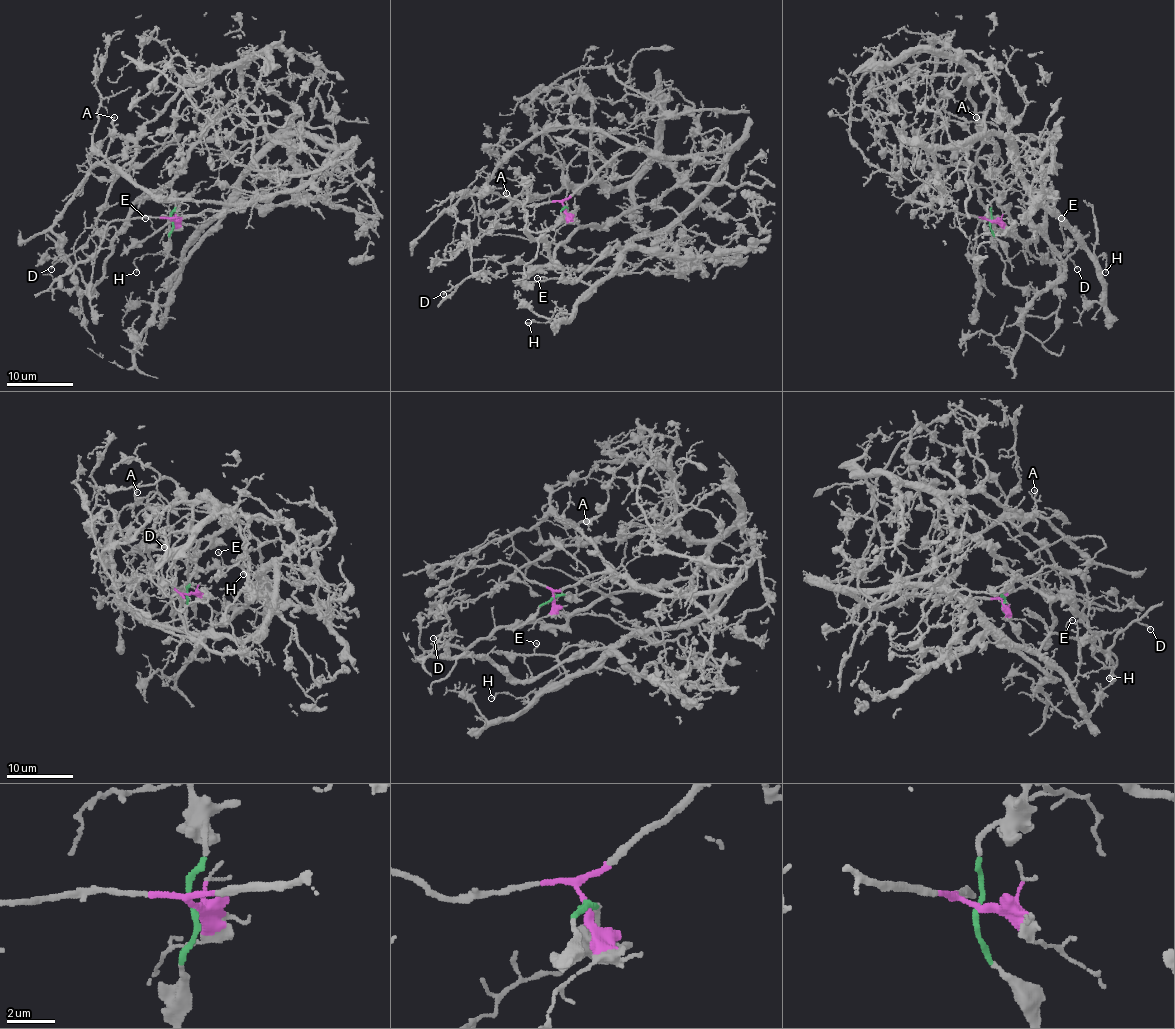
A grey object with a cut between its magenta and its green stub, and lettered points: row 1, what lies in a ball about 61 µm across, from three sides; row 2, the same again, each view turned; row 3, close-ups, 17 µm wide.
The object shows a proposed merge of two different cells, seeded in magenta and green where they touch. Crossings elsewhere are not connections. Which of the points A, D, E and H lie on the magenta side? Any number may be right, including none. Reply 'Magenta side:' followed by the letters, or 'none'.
Magenta side: E, H

